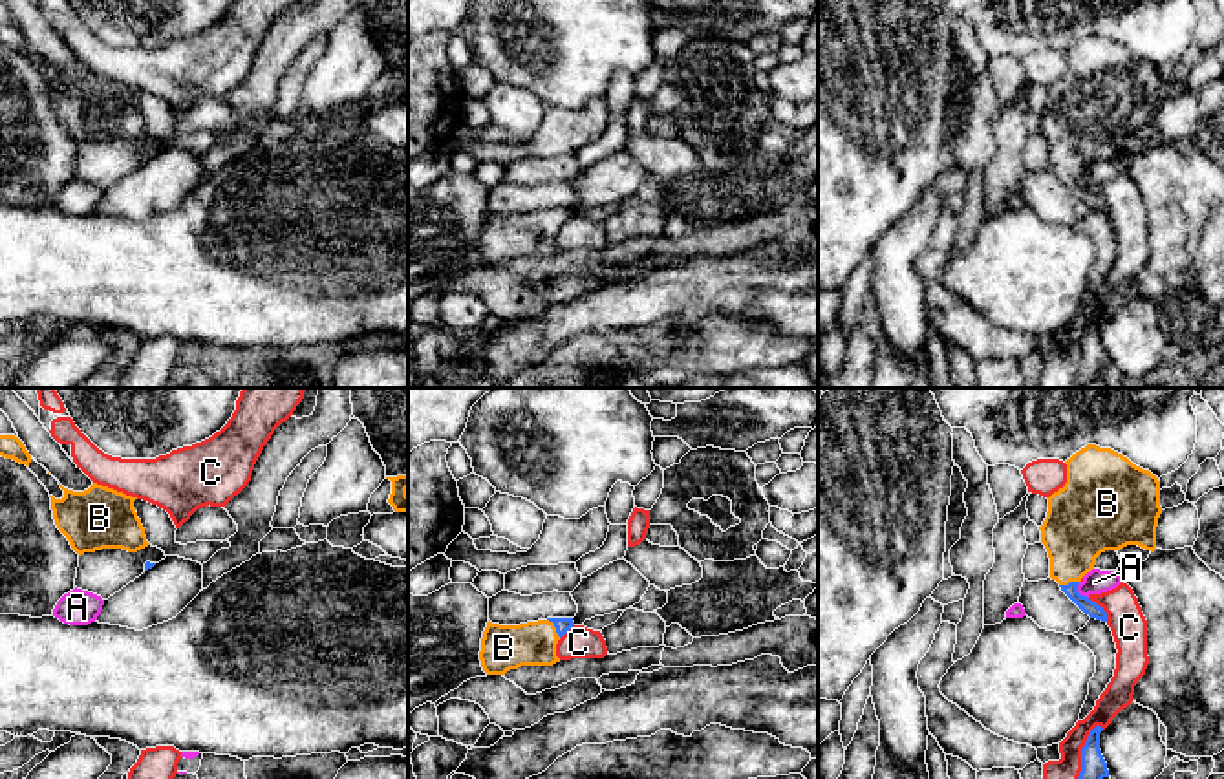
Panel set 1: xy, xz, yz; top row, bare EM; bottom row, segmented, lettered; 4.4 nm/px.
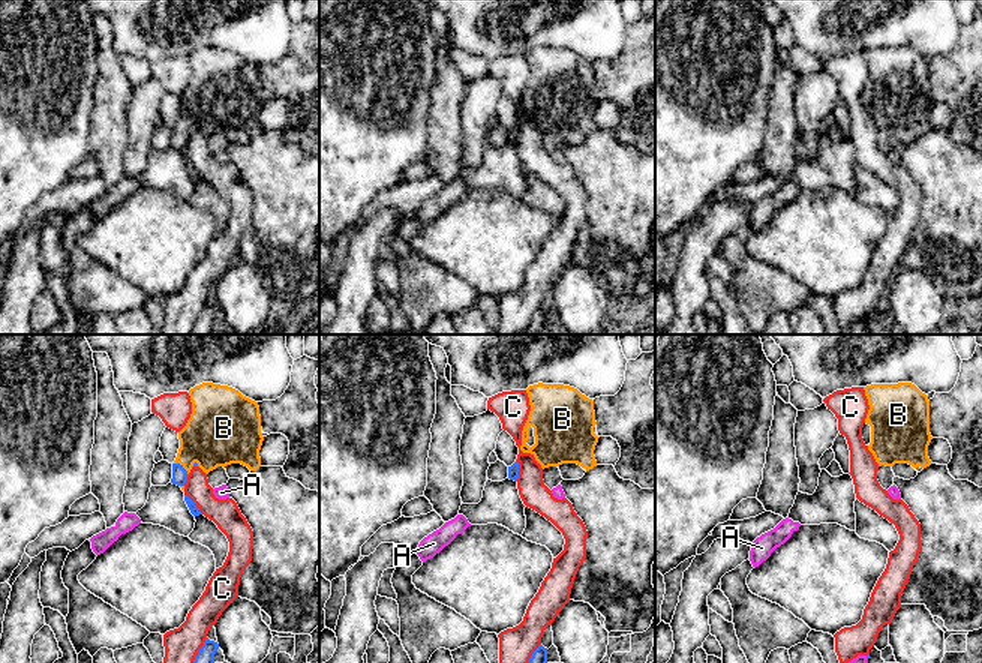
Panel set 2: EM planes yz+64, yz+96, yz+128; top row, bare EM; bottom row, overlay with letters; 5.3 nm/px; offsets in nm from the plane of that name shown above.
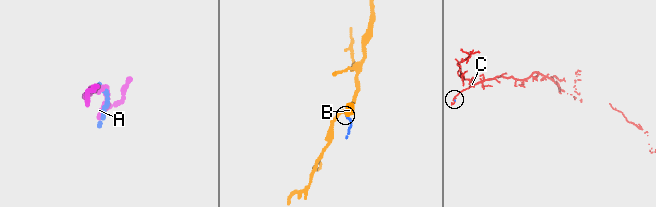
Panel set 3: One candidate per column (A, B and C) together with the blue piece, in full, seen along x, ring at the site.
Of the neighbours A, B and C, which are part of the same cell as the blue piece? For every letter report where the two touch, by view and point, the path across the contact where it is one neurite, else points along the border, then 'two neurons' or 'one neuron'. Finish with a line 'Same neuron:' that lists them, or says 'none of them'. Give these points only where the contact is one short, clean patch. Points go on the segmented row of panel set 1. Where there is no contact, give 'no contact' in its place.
A: meets blue in yz at (1076, 591); two neurons
B: meets blue in xz at (555, 626); runs through xz (562, 626), (555, 626), (533, 644), (504, 648); one neuron
C: meets blue in yz at (1082, 750); two neurons
Same neuron: B

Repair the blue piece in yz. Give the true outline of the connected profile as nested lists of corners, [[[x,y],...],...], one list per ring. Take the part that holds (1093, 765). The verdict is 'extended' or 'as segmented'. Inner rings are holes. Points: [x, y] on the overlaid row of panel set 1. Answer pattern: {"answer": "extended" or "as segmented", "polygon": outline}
{"answer": "as segmented", "polygon": [[[1096,726],[1081,748],[1081,772],[1078,779],[1103,779],[1109,777],[1107,763],[1100,750],[1101,726]]]}

